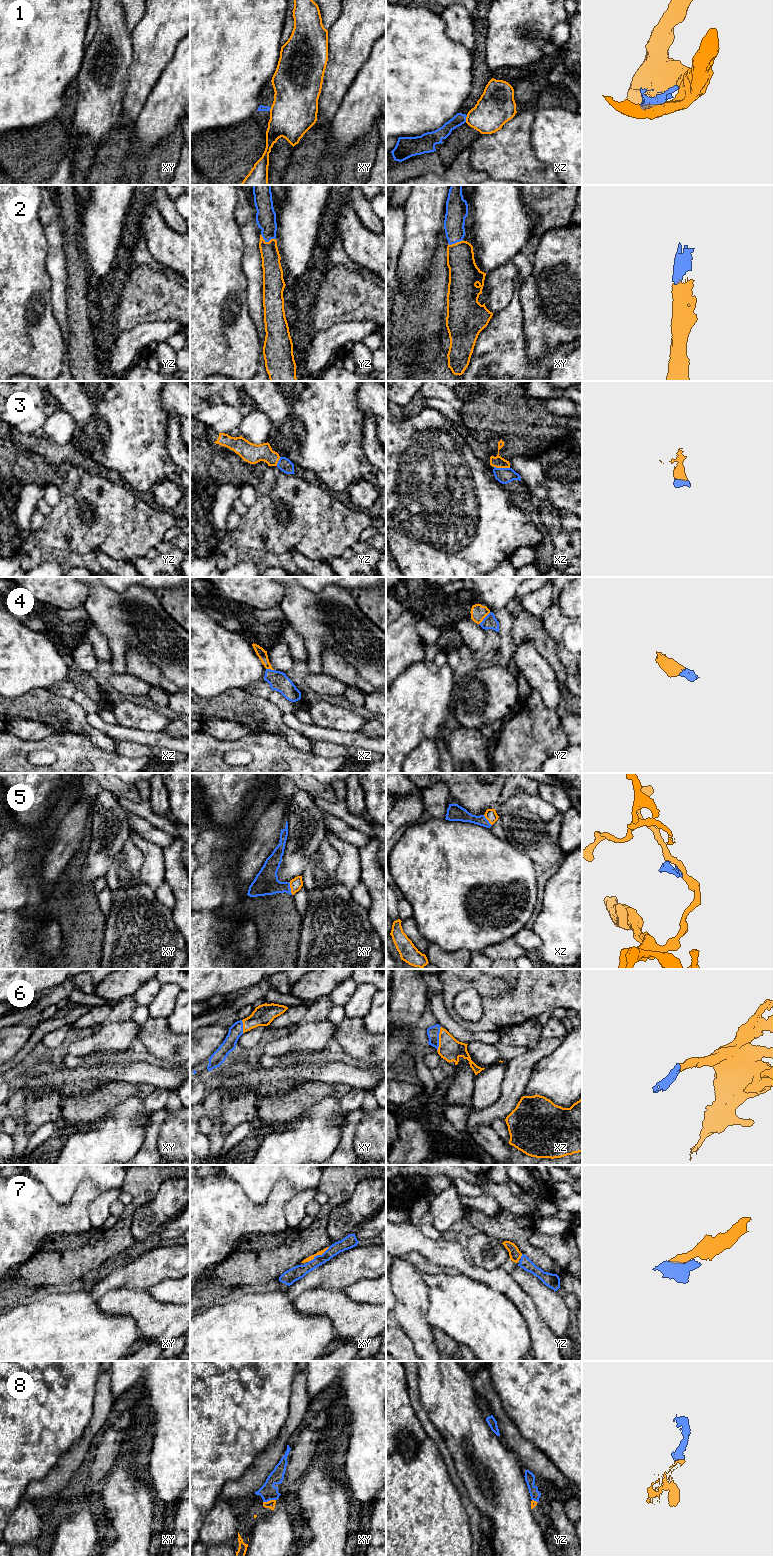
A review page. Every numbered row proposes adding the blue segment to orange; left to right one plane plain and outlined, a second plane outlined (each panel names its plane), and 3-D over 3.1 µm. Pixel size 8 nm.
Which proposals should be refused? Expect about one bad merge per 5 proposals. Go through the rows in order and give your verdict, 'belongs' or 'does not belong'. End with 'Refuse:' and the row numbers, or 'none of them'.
1: does not belong
2: belongs
3: belongs
4: belongs
5: does not belong
6: belongs
7: belongs
8: belongs
Refuse: 1, 5

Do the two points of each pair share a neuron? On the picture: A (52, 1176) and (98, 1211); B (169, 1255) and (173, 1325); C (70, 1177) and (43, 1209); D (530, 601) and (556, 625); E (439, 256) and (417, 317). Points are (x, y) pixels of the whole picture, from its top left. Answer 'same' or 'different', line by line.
A: different
B: different
C: different
D: different
E: same

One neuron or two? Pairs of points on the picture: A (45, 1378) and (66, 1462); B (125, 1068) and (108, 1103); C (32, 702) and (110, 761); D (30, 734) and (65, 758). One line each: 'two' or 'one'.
A: two
B: two
C: two
D: two

